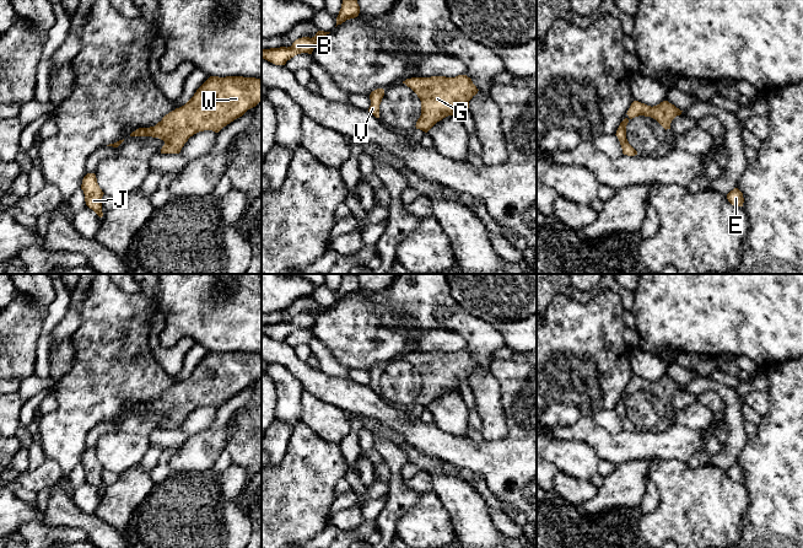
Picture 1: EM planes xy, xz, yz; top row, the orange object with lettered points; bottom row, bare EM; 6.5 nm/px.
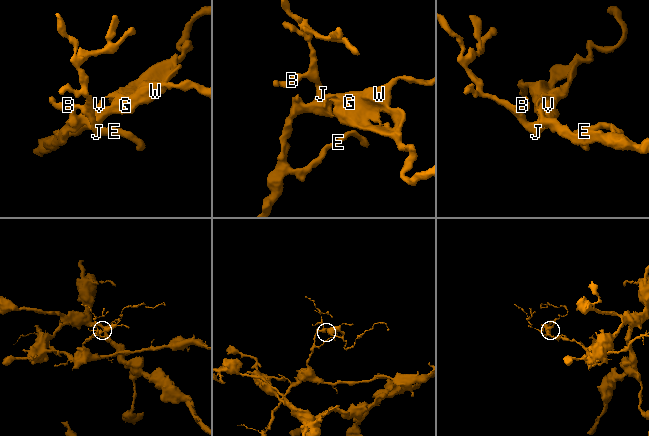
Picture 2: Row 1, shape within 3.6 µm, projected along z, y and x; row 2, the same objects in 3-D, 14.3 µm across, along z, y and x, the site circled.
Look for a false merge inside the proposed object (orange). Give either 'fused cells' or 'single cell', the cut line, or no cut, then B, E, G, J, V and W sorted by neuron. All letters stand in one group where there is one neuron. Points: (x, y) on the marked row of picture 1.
single cell; no cut; B E G J V W

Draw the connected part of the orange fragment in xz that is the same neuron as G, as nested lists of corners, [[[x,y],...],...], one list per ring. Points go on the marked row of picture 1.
[[[467,75],[411,77],[403,84],[421,101],[421,115],[415,127],[425,133],[443,118],[458,115],[462,107],[469,108],[469,101],[479,91]]]

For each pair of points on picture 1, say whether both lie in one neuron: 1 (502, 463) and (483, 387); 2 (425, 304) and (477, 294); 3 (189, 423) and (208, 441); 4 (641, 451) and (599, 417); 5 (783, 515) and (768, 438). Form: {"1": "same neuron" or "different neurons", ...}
{"1": "different neurons", "2": "different neurons", "3": "different neurons", "4": "different neurons", "5": "same neuron"}

